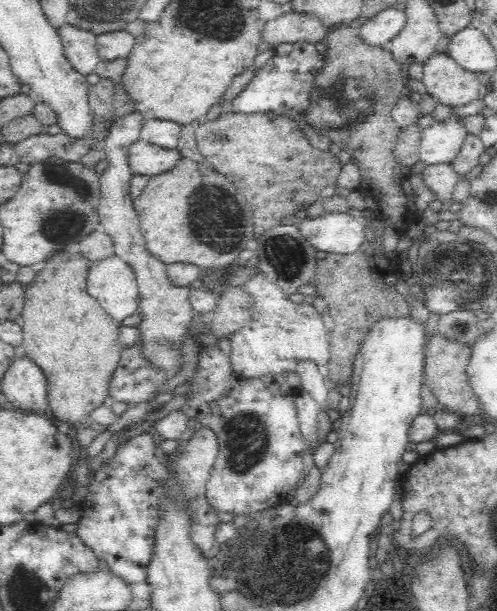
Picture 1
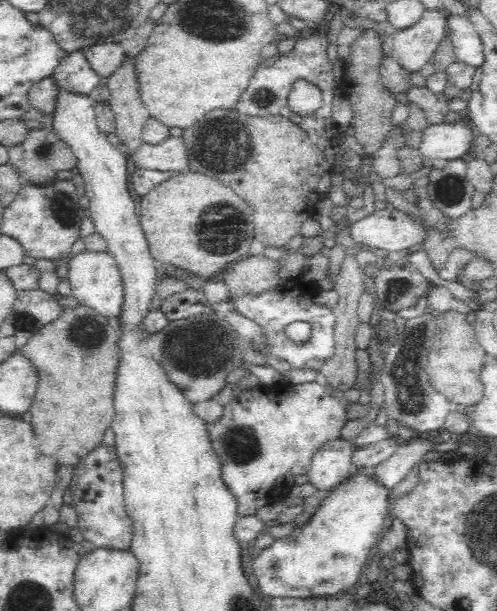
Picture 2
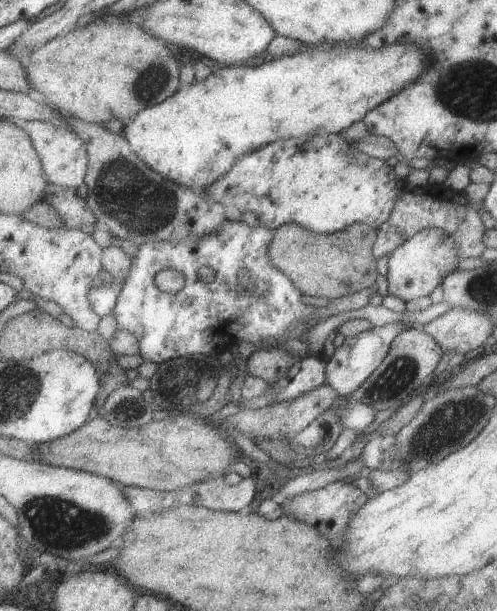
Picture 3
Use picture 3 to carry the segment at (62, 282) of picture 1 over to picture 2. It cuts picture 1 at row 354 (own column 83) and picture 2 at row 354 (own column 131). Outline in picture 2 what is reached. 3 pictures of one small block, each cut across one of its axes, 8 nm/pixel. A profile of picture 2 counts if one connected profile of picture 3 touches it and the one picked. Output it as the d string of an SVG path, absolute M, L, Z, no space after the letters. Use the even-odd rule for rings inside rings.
M80 303L76 308L64 307L53 322L44 324L18 350L35 366L40 380L34 404L28 410L32 418L30 422L34 424L38 450L46 456L54 456L59 466L71 465L74 468L86 453L102 444L102 436L114 418L116 372L122 356L118 330L110 326L108 318L101 316L94 308Z

